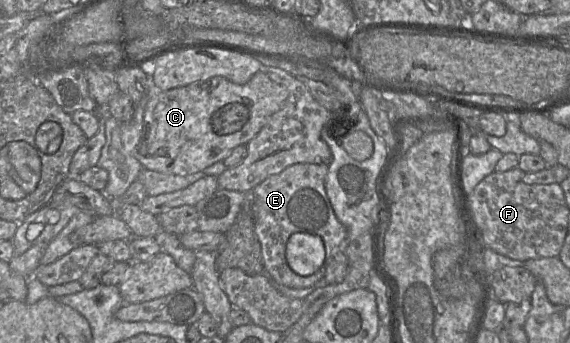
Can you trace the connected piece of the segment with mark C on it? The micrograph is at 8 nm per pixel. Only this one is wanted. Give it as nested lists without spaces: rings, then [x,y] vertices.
[[[256,72],[243,85],[216,76],[187,86],[154,92],[144,110],[135,158],[147,170],[186,176],[223,161],[239,145],[247,145],[285,104],[286,87]]]

